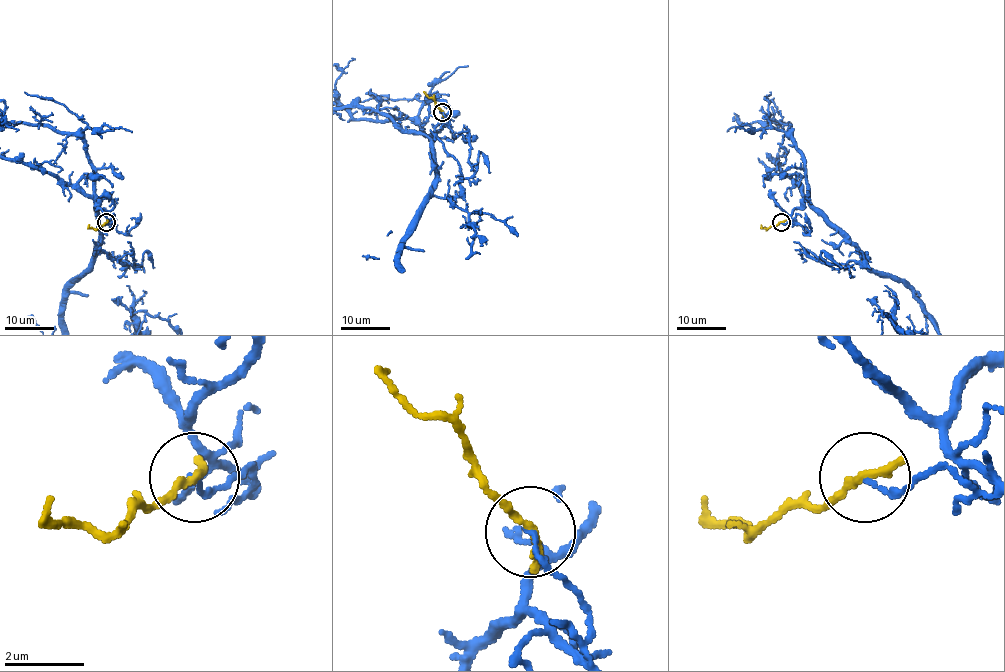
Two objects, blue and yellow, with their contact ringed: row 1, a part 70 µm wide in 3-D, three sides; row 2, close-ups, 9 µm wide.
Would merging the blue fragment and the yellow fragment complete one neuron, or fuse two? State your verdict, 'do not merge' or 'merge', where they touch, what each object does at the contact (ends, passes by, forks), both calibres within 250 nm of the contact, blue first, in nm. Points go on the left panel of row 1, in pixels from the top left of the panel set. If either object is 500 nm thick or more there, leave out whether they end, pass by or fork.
do not merge; at (106, 222); blue ends there; yellow ends there; 130 nm thick on the blue side, 260 nm on the other

